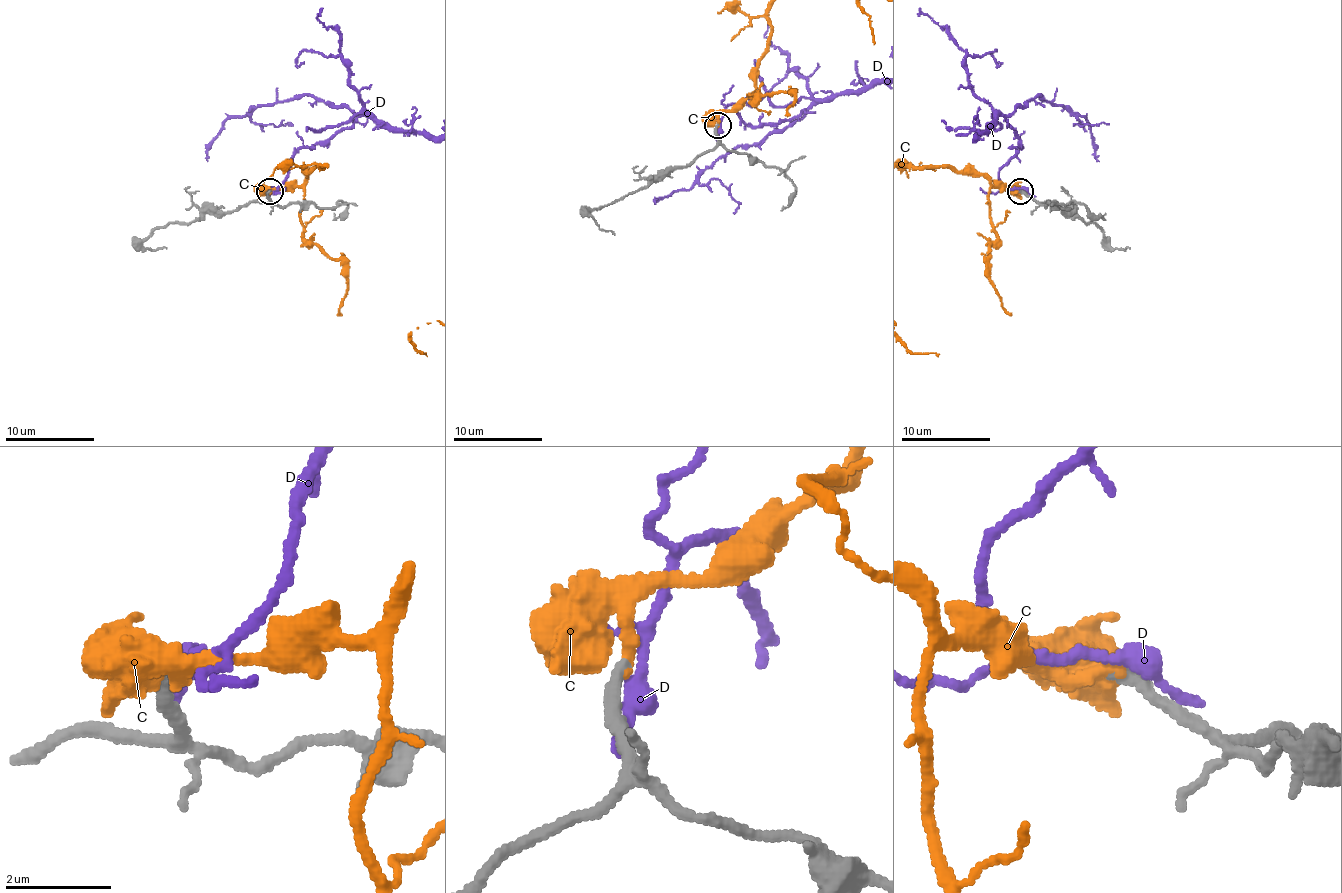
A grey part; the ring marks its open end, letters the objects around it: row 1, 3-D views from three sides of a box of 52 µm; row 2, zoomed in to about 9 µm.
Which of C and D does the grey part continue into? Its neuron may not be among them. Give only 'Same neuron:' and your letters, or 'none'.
Same neuron: C

